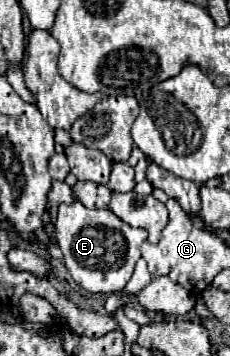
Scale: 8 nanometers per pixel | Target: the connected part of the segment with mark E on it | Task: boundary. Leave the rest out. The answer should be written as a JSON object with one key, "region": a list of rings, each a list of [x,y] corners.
{"region":[[[80,201],[58,205],[56,243],[62,249],[64,265],[72,279],[90,293],[122,291],[140,259],[140,245],[146,241],[144,229],[122,223],[110,209],[88,209]]]}

